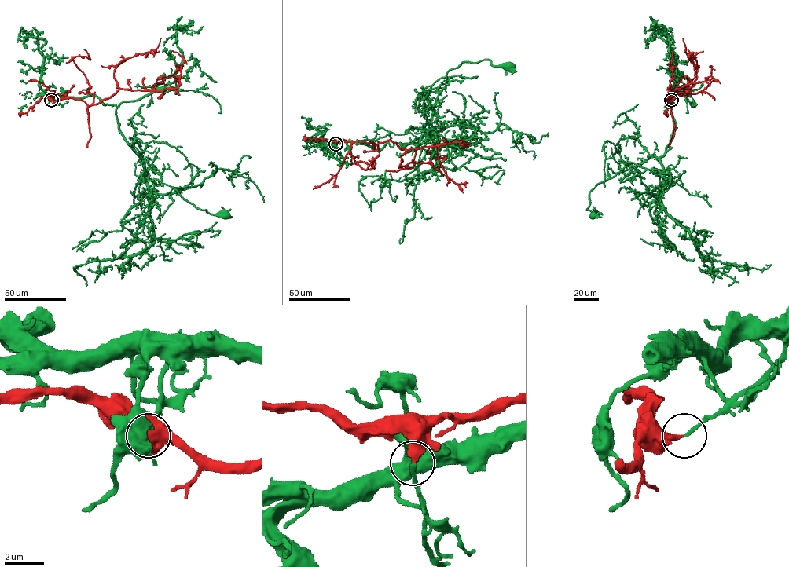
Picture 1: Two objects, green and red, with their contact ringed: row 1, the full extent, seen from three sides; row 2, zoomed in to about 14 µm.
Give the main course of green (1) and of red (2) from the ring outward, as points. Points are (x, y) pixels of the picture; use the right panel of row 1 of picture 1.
1: (671, 100), (670, 94), (677, 95), (669, 103), (674, 131), (664, 153), (597, 184), (587, 208), (593, 215)
2: (671, 100), (667, 101), (669, 96), (670, 105), (667, 99), (677, 89), (668, 89), (673, 78), (670, 50)

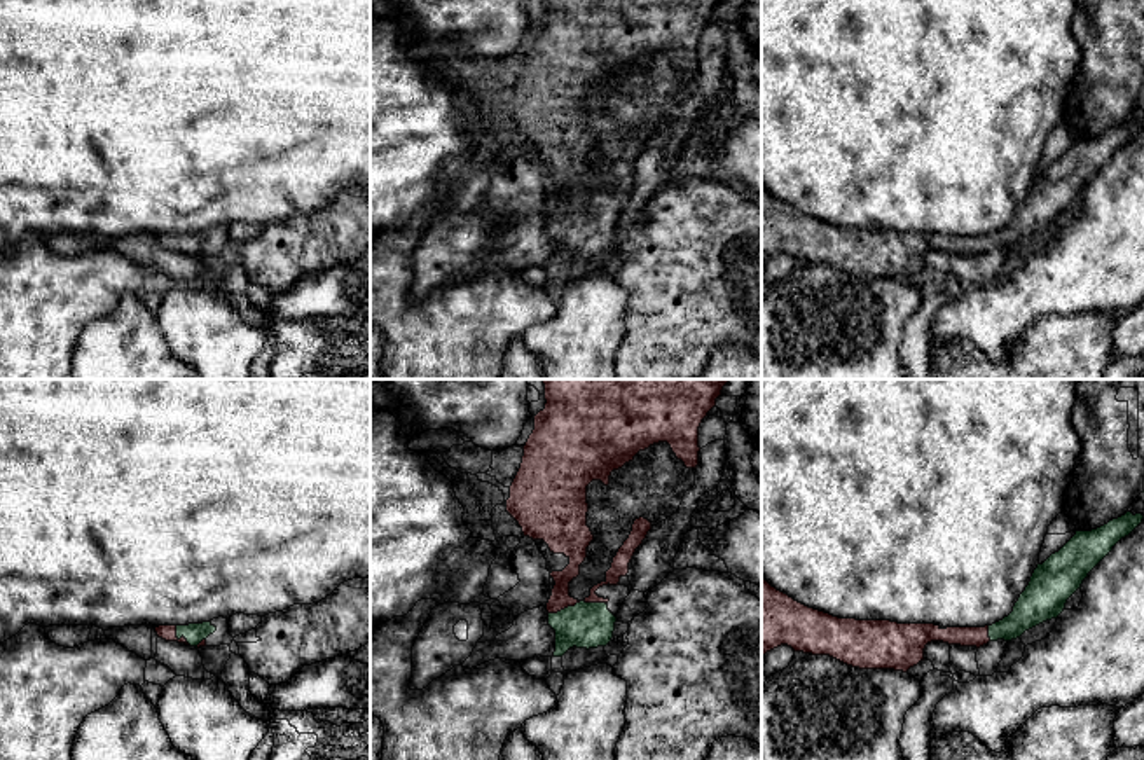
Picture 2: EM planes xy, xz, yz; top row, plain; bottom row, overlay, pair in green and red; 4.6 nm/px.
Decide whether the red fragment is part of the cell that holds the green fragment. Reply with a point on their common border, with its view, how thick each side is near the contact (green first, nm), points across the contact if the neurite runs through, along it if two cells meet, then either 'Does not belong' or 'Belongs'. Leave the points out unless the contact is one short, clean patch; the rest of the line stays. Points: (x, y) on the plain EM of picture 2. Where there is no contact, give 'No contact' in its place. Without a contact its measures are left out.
Touches green at xz (565, 217). Thickness 200 nm (green) against 90 nm. Boundary: xz (580, 210), (549, 222). Does not belong

